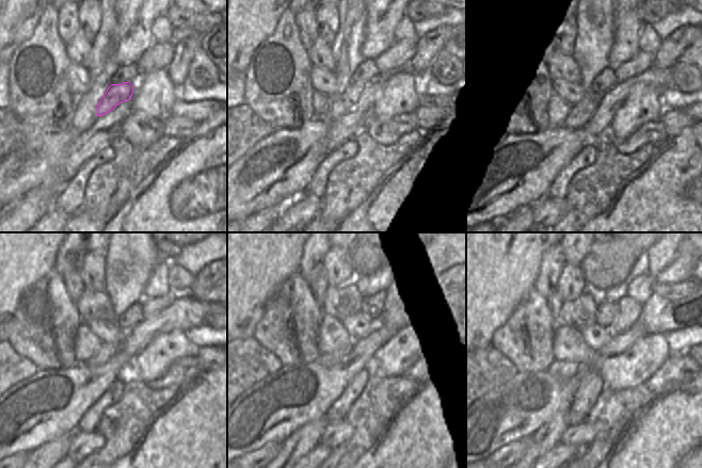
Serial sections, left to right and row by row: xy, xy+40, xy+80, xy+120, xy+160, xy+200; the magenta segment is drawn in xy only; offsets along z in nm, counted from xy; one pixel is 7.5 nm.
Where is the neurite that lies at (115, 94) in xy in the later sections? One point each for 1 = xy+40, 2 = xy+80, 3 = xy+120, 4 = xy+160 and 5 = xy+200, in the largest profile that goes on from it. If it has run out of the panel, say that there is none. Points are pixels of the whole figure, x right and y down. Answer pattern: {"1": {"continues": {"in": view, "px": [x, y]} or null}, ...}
{"1": {"continues": {"in": "xy+40", "px": [344, 103]}}, "2": {"continues": {"in": "xy+80", "px": [581, 111]}}, "3": {"continues": {"in": "xy+120", "px": [106, 351]}}, "4": {"continues": {"in": "xy+160", "px": [325, 360]}}, "5": {"continues": {"in": "xy+200", "px": [560, 370]}}}

